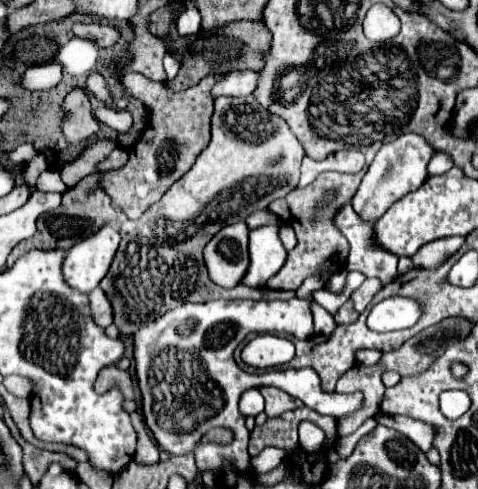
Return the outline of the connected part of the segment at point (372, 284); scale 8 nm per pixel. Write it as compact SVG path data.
M366 279L366 281L354 291L354 295L352 295L352 301L354 301L354 305L356 305L356 311L362 313L362 311L370 305L372 297L374 297L378 291L380 291L380 281L378 281L378 279Z

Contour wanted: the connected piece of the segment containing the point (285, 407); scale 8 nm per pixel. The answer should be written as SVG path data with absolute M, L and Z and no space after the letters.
M262 387L260 391L266 399L266 415L268 417L278 417L286 411L292 411L292 409L298 409L304 405L302 401L298 401L297 398L288 395L286 391L282 391L278 387Z

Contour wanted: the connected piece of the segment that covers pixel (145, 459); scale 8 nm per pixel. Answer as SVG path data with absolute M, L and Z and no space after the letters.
M132 411L130 417L132 417L134 429L138 433L138 447L136 447L133 460L136 463L142 463L142 465L154 465L154 463L158 463L158 445L150 437L150 433L148 433L148 429L144 425L142 413L140 411Z

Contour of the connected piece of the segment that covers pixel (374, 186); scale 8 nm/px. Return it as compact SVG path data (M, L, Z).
M406 133L406 135L400 135L394 141L386 143L376 153L368 173L364 175L358 191L352 197L352 207L360 215L360 219L376 221L388 211L388 207L392 203L402 199L406 193L416 191L428 177L426 167L428 167L428 161L432 159L432 155L434 155L434 149L426 143L424 137L420 137L416 133Z

